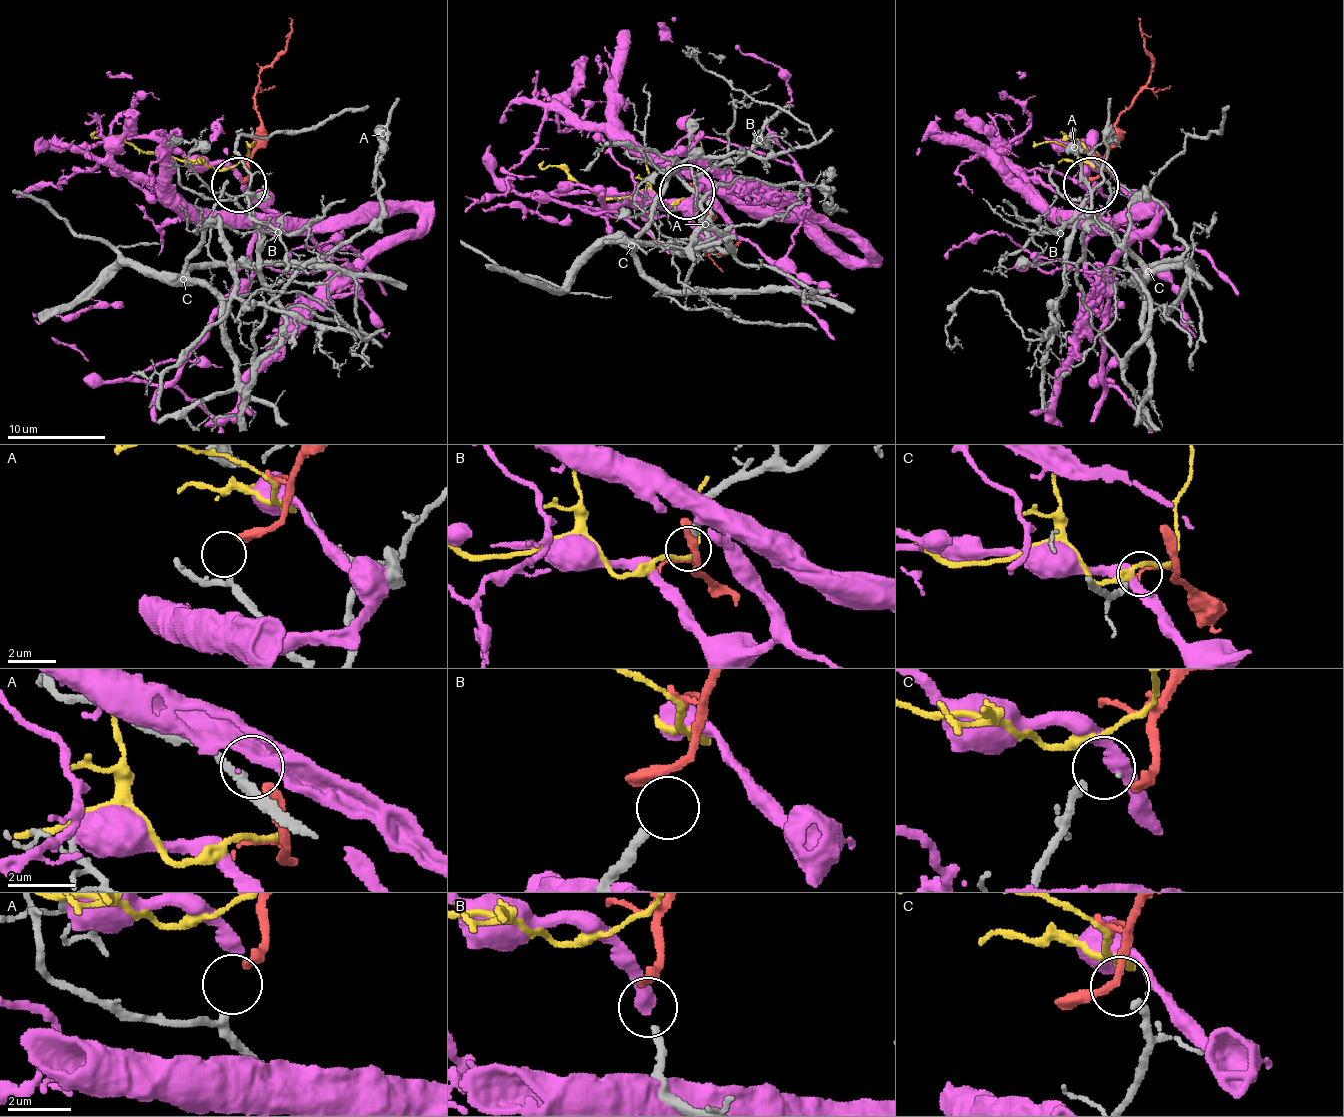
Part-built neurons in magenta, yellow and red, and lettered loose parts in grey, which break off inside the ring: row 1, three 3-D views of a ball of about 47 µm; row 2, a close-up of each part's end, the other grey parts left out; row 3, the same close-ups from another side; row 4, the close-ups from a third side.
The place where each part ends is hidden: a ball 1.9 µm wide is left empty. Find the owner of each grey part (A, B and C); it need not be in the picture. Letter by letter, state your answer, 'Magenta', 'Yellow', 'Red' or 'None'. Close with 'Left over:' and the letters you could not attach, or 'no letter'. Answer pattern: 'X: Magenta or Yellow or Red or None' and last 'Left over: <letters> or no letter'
A: Red
B: None
C: Yellow
Left over: B

